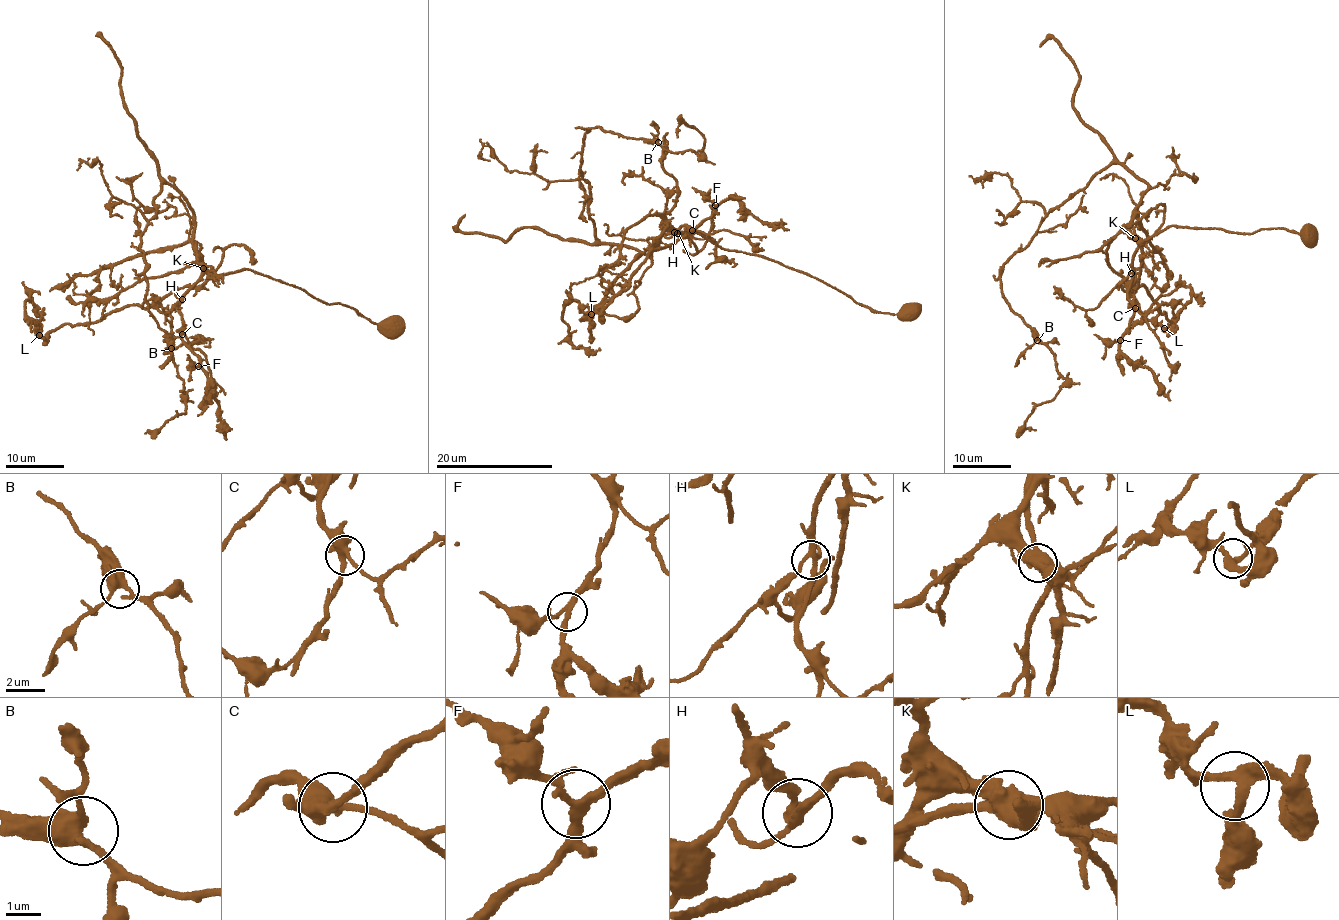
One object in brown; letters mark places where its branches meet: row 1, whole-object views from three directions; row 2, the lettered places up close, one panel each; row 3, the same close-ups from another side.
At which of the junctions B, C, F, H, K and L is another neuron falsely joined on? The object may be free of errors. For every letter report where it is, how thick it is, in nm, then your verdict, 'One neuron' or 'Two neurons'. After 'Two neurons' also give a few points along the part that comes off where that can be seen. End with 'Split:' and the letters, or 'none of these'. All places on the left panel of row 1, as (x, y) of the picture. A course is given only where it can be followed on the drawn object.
B: Place: (171, 348). Thickness 420 nm. One neuron
C: Place: (182, 334). Thickness 400 nm. One neuron
F: Place: (198, 366). Thickness 240 nm. One neuron
H: Place: (182, 299). Thickness 260 nm. One neuron
K: Place: (203, 268). Thickness 550 nm. Two neurons. Course of the part to remove: (203, 268), (193, 247), (194, 215), (163, 183), (140, 239), (145, 299), (167, 341), (186, 411), (144, 433)
L: Place: (39, 335). Thickness 280 nm. One neuron
Split: K

